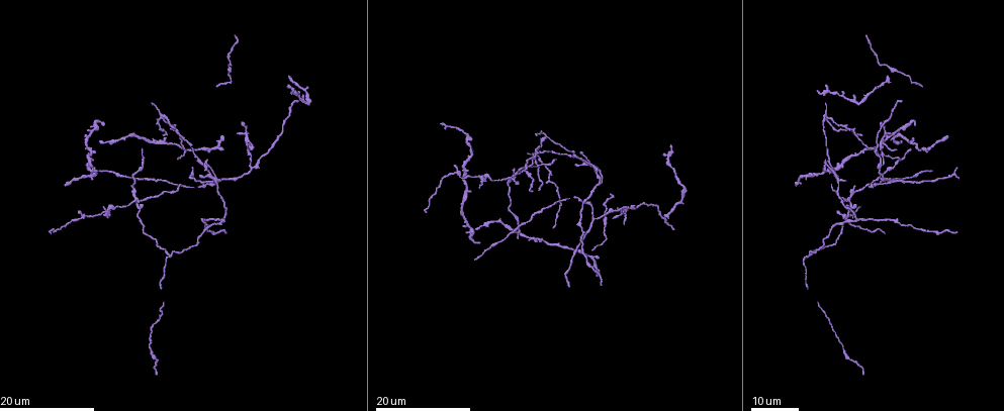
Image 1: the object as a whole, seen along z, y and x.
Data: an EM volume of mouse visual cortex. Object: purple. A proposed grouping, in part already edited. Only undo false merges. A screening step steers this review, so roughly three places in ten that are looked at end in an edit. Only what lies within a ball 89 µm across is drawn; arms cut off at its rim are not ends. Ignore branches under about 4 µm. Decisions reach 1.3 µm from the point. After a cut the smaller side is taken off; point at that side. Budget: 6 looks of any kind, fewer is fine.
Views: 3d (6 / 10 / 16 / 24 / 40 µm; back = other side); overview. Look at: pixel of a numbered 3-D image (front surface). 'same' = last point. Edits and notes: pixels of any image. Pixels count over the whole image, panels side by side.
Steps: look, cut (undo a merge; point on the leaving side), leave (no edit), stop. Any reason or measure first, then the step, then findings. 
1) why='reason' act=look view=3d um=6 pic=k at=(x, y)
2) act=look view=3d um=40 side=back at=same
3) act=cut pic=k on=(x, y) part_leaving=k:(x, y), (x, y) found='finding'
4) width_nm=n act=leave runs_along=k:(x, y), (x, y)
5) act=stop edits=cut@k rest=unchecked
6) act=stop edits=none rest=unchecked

why='side arm on a straight run' act=look view=3d um=16 pic=1 at=(811, 256)

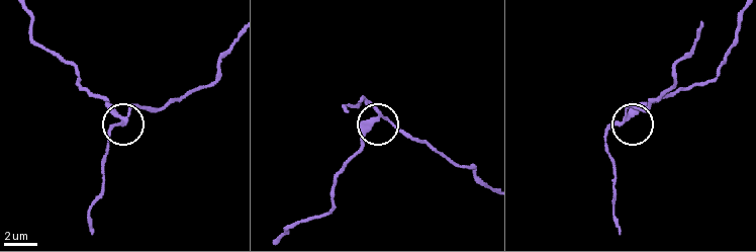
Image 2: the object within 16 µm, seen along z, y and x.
why='zoom in' act=look view=3d um=10 pic=2 at=(127, 118)

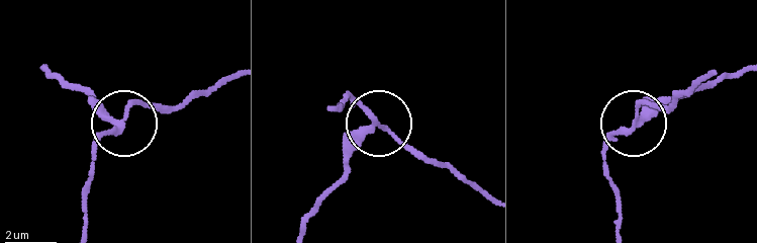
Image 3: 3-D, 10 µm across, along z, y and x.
side_arm_um=35 act=cut pic=3 on=(89, 103) part_leaving=3:(117, 123), (49, 68) found='two neurons meet here'

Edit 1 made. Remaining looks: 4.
why='three-way junction' act=look view=3d um=24 pic=1 at=(250, 165)

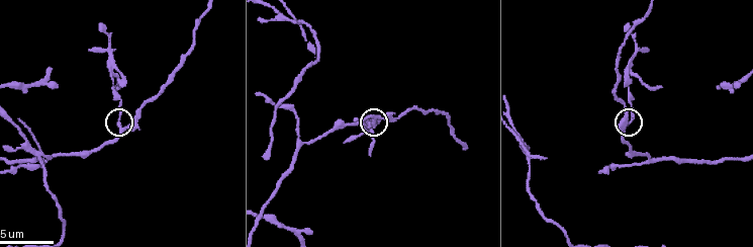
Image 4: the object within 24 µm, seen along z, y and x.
why='zoom in' act=look view=3d um=6 pic=4 at=(122, 127)

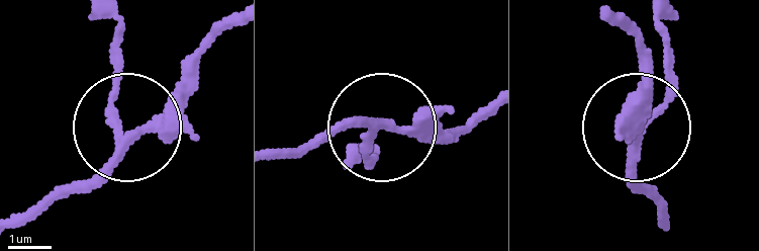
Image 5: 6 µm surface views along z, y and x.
act=look view=3d um=6 side=back pic=5 at=(120, 127)

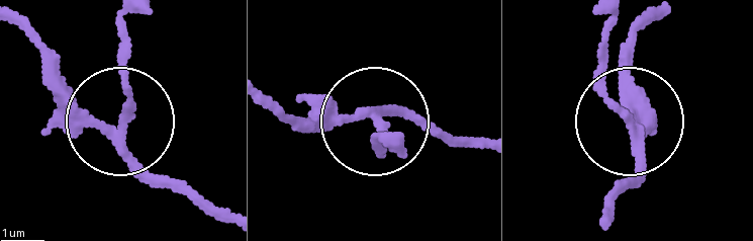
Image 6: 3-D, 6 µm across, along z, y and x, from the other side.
act=cut pic=6 on=(124, 83) part_leaving=6:(116, 137), (127, 20) found='two neurons meet here'

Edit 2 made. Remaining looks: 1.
why='two arms in line, one across' act=look view=3d um=16 pic=4 at=(298, 145)

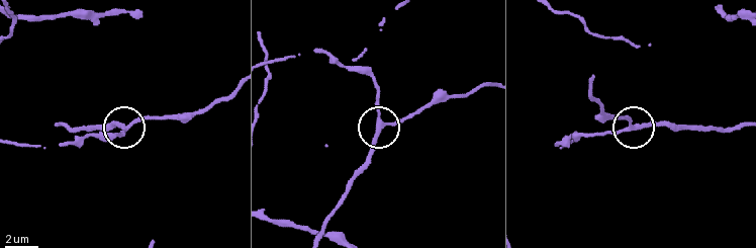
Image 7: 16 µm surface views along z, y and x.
side_arm_um=18 act=leave runs_along=7:(268, 64), (324, 51), (365, 72), (377, 96), (369, 164) found='continuous, no second neuron'

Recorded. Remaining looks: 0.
act=stop edits=cut@3,cut@6 rest=unchecked

